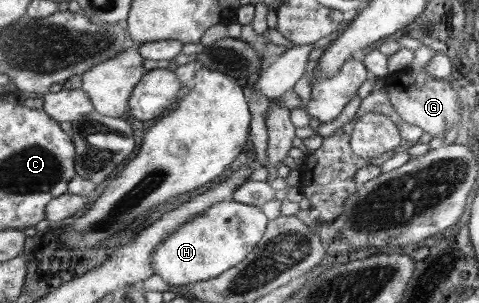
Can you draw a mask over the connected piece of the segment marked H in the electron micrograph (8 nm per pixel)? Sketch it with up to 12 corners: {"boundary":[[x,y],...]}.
{"boundary":[[221,201],[154,253],[153,271],[191,286],[242,264],[260,244],[260,207]]}

